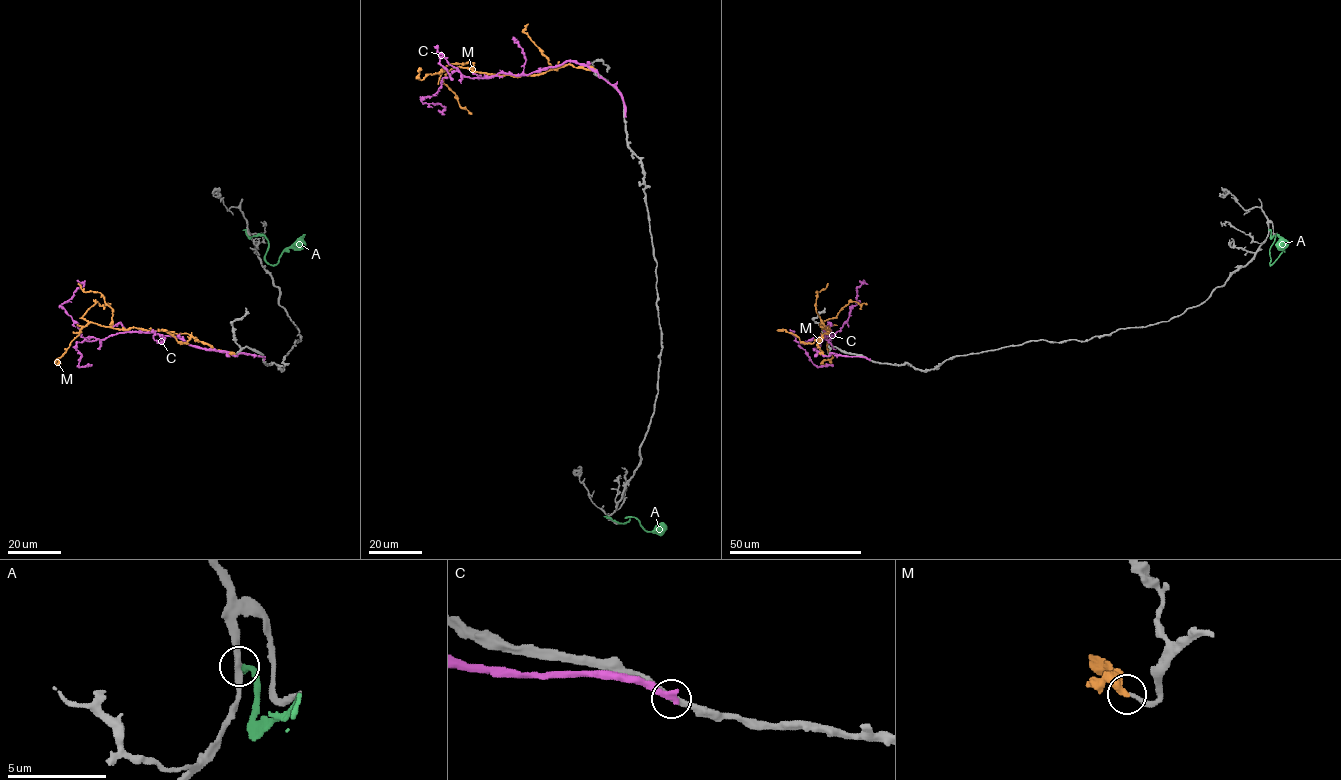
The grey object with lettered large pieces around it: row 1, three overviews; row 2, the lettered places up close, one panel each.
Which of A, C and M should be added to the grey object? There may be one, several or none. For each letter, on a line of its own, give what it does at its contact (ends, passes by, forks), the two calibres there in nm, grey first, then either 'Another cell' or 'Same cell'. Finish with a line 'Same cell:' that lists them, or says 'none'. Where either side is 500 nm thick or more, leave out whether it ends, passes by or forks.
A: It passes by. Thickness 360 nm (grey) against 220 nm. Another cell
C: It ends there. Thickness 280 nm (grey) against 380 nm. Another cell
M: Thickness 280 nm (grey) against 500 nm. Same cell
Same cell: M

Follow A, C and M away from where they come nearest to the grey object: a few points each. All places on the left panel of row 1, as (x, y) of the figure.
A: (246, 229), (248, 236), (259, 235), (267, 240), (265, 259), (272, 265), (305, 234)
C: (263, 359), (154, 333), (81, 337), (60, 306), (82, 286), (76, 280)
M: (233, 355), (215, 351), (187, 333), (135, 327), (114, 329), (89, 323), (57, 358), (56, 365)

